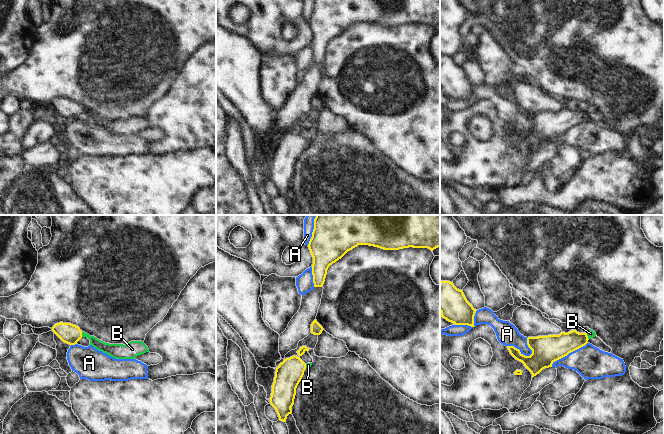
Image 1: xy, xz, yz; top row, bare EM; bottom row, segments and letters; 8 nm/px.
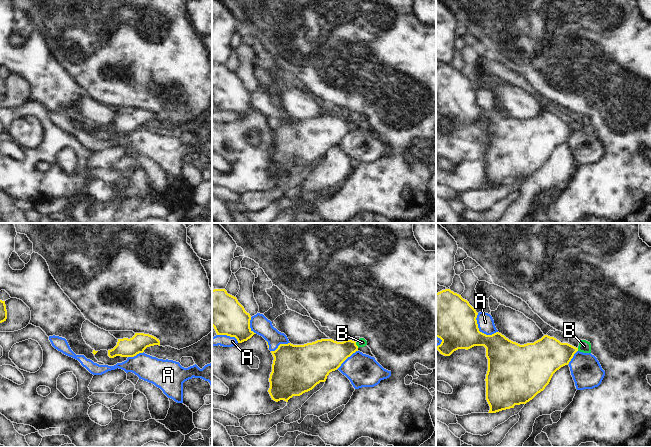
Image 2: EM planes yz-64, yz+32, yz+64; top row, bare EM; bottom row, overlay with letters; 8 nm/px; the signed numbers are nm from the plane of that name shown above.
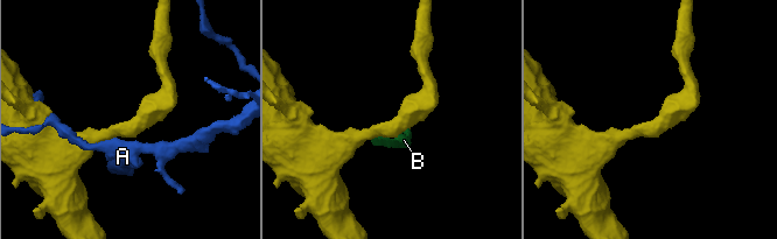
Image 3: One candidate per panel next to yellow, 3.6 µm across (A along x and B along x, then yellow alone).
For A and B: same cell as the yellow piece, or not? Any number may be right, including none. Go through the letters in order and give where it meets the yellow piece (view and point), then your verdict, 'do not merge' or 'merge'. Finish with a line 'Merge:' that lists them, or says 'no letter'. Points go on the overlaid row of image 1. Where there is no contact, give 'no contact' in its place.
A: yz (519, 351) | do not merge
B: yz (587, 336) | merge
Merge: B

